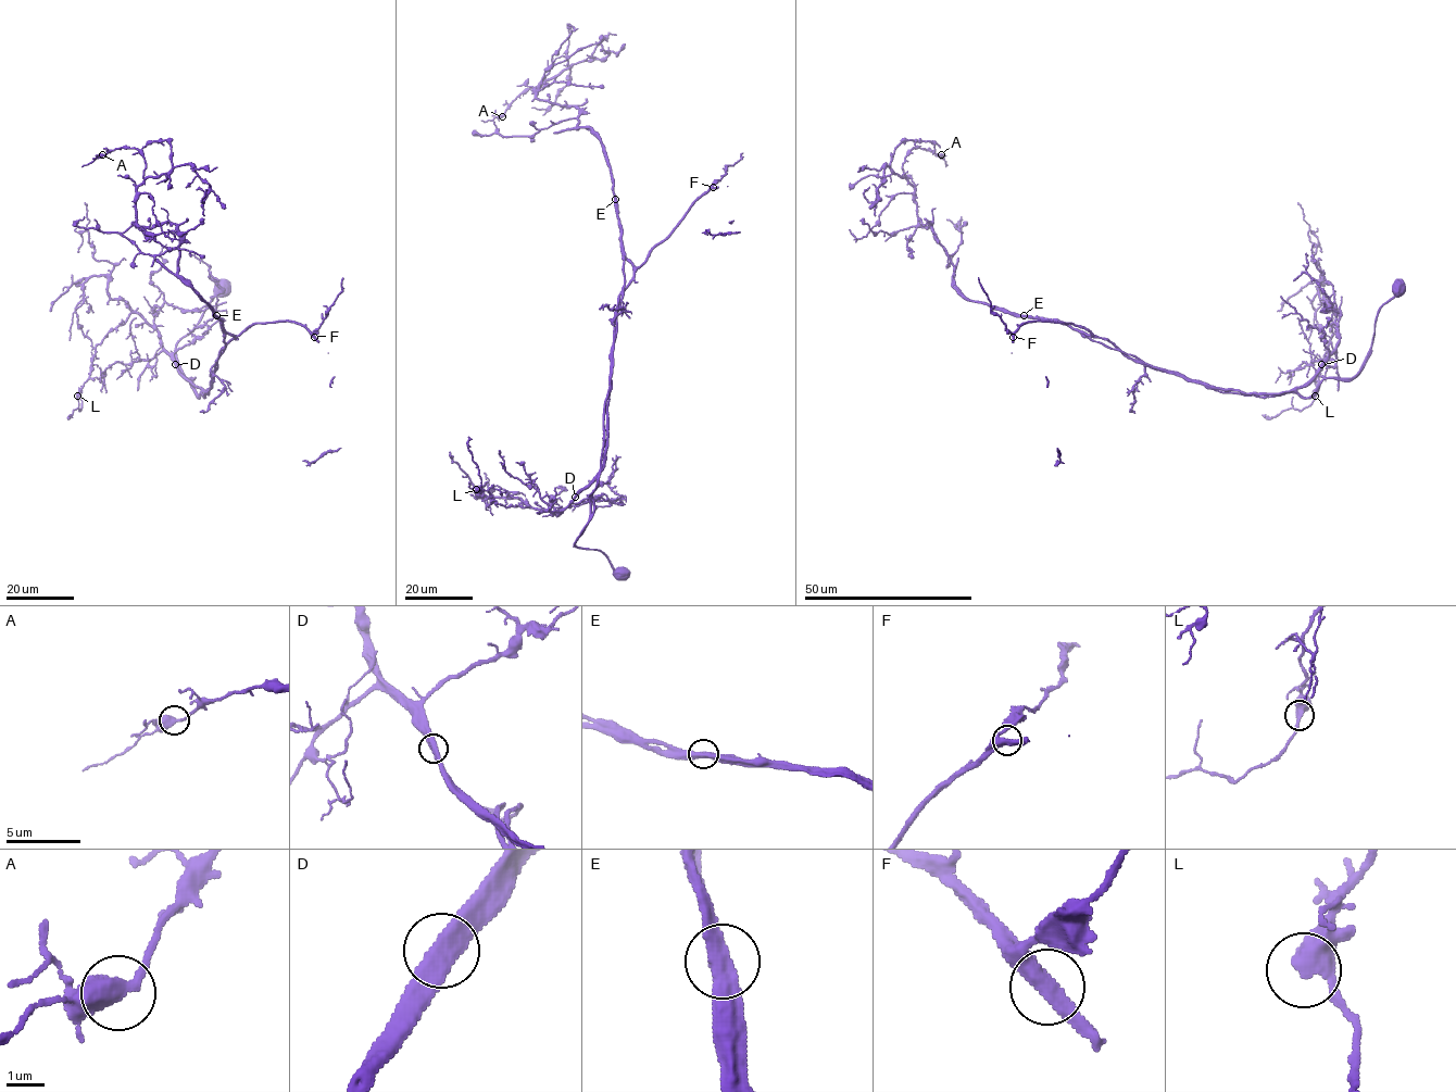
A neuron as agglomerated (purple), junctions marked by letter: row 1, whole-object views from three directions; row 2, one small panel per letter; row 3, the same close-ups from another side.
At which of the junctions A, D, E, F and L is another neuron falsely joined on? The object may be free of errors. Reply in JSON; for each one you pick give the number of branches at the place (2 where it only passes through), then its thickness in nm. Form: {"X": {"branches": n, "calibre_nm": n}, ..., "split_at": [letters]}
{"E": {"branches": 2, "calibre_nm": 440}, "split_at": ["E"]}

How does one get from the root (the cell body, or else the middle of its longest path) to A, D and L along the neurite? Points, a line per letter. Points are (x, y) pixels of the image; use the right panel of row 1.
A: (1396, 289), (1365, 365), (1307, 398), (1188, 381), (1067, 325), (967, 299), (903, 168), (913, 148), (941, 154)
D: (1396, 289), (1378, 314), (1365, 365), (1351, 378), (1325, 378), (1310, 396), (1302, 398), (1296, 390), (1321, 364)
L: (1396, 289), (1378, 314), (1365, 365), (1302, 398), (1296, 390), (1339, 340), (1332, 313), (1315, 396)

